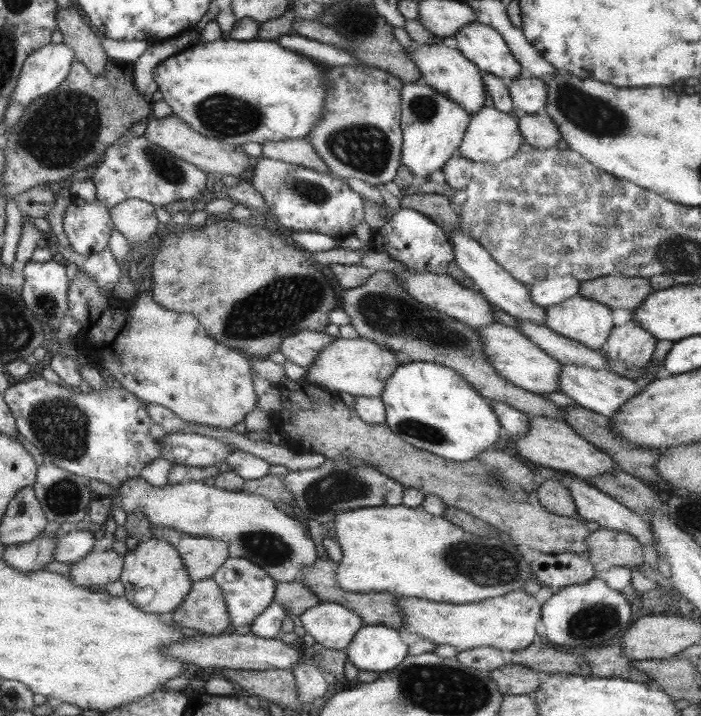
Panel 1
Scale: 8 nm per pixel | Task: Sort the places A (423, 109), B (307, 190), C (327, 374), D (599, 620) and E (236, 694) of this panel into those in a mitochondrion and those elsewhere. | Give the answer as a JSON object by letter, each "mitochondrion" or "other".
{"A":"mitochondrion","B":"mitochondrion","C":"other","D":"mitochondrion","E":"other"}

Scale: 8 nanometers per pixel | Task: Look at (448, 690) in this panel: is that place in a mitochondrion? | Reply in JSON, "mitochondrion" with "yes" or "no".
{"mitochondrion":"yes"}

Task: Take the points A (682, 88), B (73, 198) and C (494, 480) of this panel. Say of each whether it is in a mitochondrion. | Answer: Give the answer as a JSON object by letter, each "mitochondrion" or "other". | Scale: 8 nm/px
{"A":"other","B":"other","C":"mitochondrion"}

